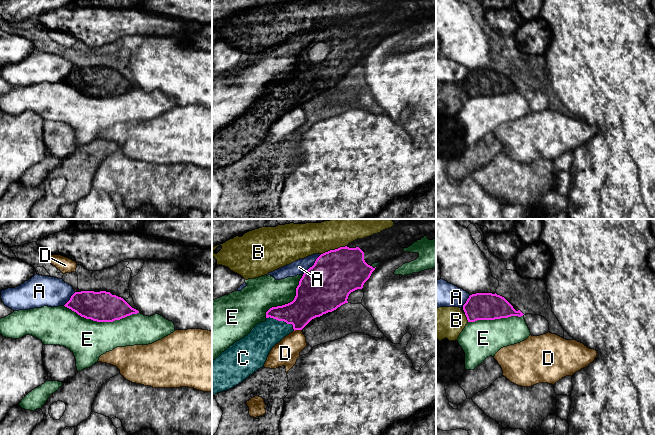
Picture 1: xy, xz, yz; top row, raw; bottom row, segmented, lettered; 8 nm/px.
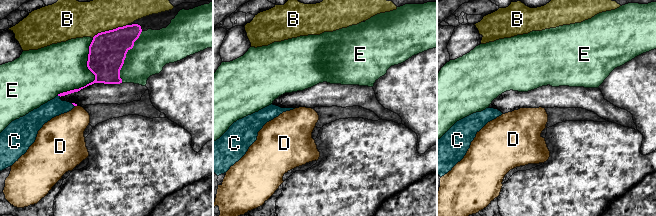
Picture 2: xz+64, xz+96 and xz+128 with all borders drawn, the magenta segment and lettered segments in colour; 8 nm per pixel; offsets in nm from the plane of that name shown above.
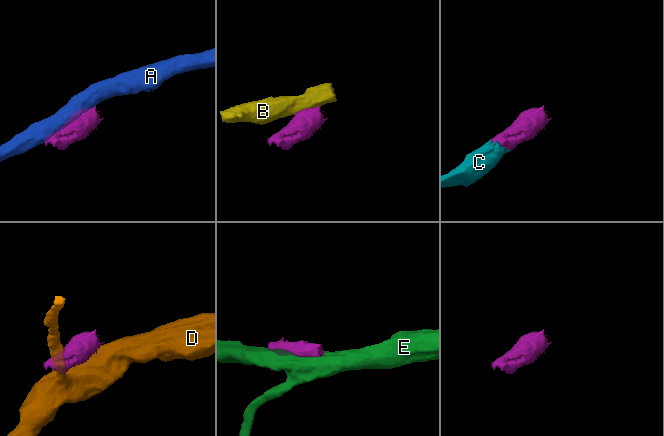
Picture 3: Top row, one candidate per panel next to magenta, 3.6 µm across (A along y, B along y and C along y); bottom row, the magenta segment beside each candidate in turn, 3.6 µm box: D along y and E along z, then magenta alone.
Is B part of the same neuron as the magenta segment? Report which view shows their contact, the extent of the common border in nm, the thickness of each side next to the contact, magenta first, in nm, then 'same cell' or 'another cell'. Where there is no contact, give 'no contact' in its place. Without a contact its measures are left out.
contact in xz; length 220 nm; calibres 380 and 260 nm; another cell

